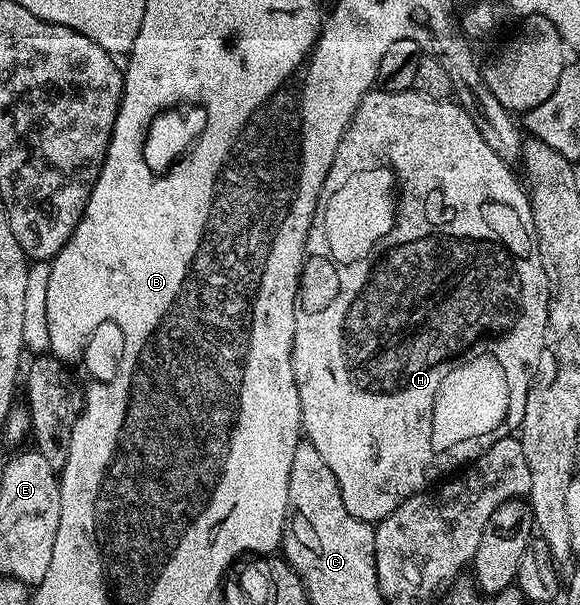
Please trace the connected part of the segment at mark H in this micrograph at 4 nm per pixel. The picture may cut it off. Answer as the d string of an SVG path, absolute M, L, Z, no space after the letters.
M372 90L357 108L357 114L351 120L351 125L343 132L341 142L337 146L337 154L333 158L333 166L329 166L329 174L323 183L323 189L319 195L319 210L311 223L311 229L307 235L307 251L303 261L303 275L299 278L299 298L295 302L295 338L293 340L293 374L297 382L297 394L301 398L301 414L303 415L303 430L306 439L315 447L317 454L325 458L325 466L333 470L333 474L339 483L341 498L345 502L345 510L353 514L353 518L368 522L378 522L393 514L401 502L405 502L410 496L417 492L422 492L428 487L427 483L431 480L431 472L435 476L443 476L446 472L451 472L454 468L462 469L478 460L493 442L497 442L503 436L510 436L523 423L523 415L527 406L527 394L533 387L531 376L522 368L522 364L527 364L530 360L539 360L543 356L543 348L548 347L549 333L547 331L547 308L551 305L551 290L547 287L547 275L543 265L543 254L539 250L539 235L535 232L535 211L531 209L530 195L519 185L519 180L514 176L512 165L507 164L497 154L493 154L493 149L489 147L489 142L481 138L481 130L473 122L473 118L464 110L462 103L455 102L447 98L436 98L434 96L424 96L418 90L408 90L406 92L385 92L382 90Z

